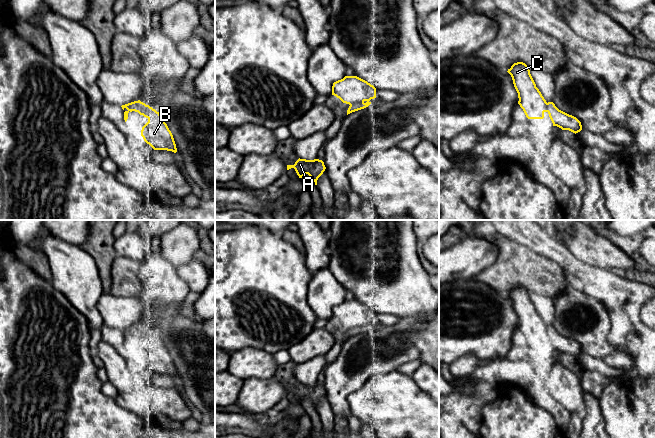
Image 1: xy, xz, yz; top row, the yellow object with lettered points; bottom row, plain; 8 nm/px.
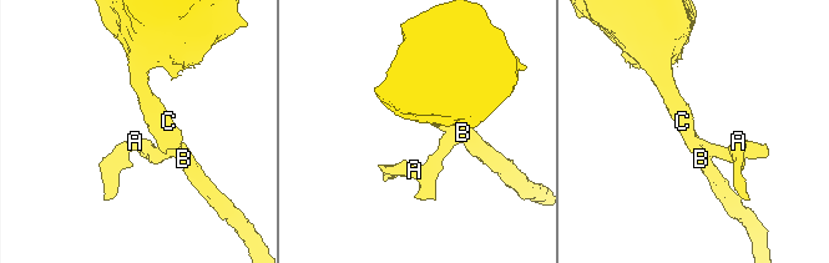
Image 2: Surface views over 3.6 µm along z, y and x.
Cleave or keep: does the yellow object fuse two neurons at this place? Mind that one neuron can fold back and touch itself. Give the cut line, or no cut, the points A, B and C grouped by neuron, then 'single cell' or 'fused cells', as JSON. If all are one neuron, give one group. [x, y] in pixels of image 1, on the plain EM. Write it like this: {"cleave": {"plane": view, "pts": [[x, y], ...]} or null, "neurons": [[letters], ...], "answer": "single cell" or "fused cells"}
{"cleave": null, "neurons": [["A", "B", "C"]], "answer": "single cell"}

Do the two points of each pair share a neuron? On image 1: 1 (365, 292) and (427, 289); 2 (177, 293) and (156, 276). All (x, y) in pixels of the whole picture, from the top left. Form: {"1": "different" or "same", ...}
{"1": "same", "2": "same"}

